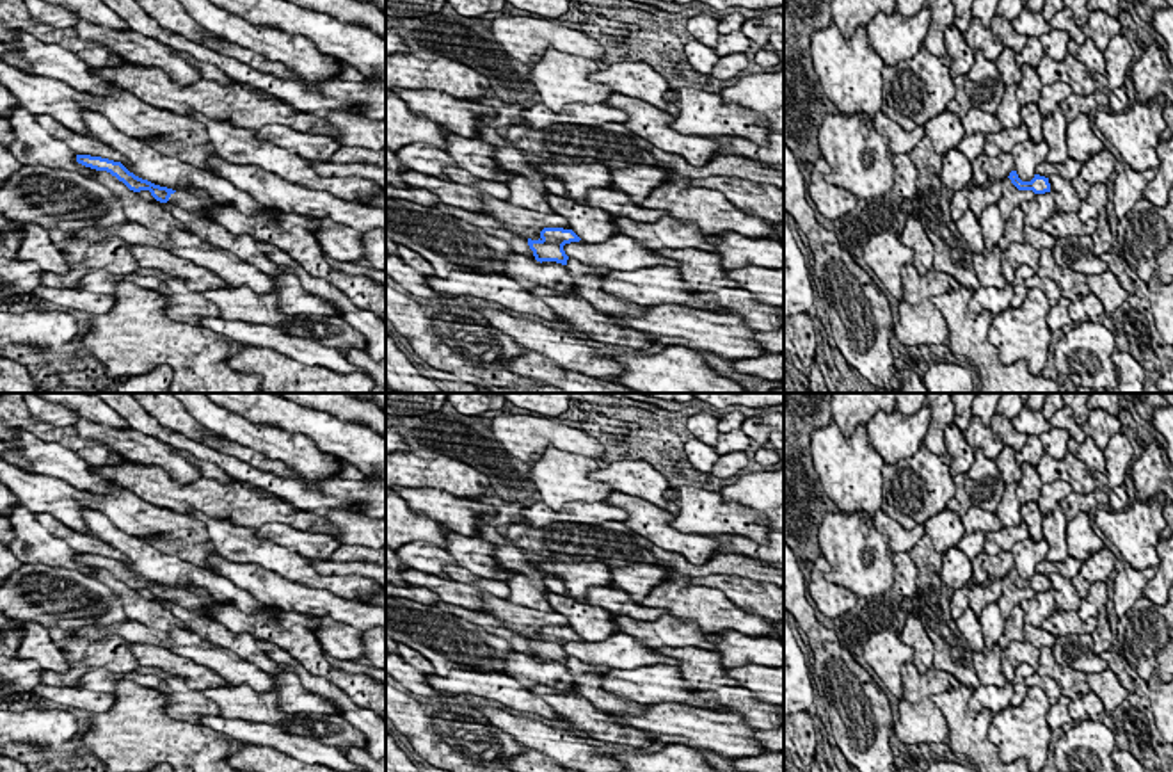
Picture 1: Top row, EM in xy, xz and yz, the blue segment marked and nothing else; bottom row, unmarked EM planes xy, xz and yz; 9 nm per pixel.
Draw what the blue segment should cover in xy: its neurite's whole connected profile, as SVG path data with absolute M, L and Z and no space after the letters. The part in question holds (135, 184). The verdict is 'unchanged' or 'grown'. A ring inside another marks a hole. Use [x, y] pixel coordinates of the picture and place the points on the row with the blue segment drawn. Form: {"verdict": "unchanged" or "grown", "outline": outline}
{"verdict": "grown", "outline": "M76 155L76 162L85 167L96 169L96 171L110 173L133 192L149 190L151 196L160 203L169 201L187 212L196 213L197 217L208 219L204 205L196 196L192 196L188 190L172 190L167 187L155 185L130 173L121 162L114 162L108 158Z"}

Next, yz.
{"verdict": "unchanged", "outline": "M1011 171L1008 178L1018 190L1033 190L1034 194L1050 192L1050 183L1049 178L1045 176L1034 174L1031 181L1022 181L1017 171Z"}

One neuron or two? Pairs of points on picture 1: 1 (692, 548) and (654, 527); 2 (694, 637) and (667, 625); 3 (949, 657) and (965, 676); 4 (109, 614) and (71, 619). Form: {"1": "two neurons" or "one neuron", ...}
{"1": "one neuron", "2": "one neuron", "3": "one neuron", "4": "one neuron"}

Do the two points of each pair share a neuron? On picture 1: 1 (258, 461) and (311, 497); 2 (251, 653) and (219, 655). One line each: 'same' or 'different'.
1: different
2: different

